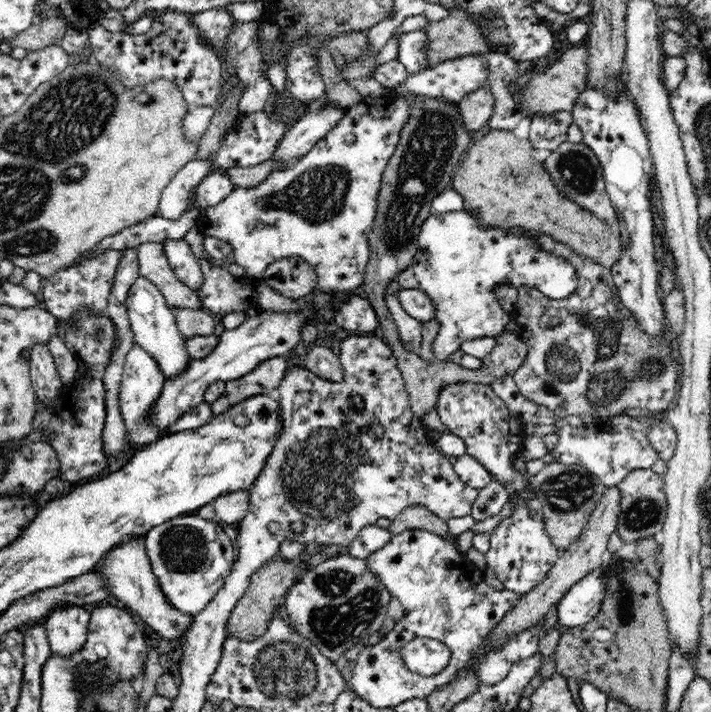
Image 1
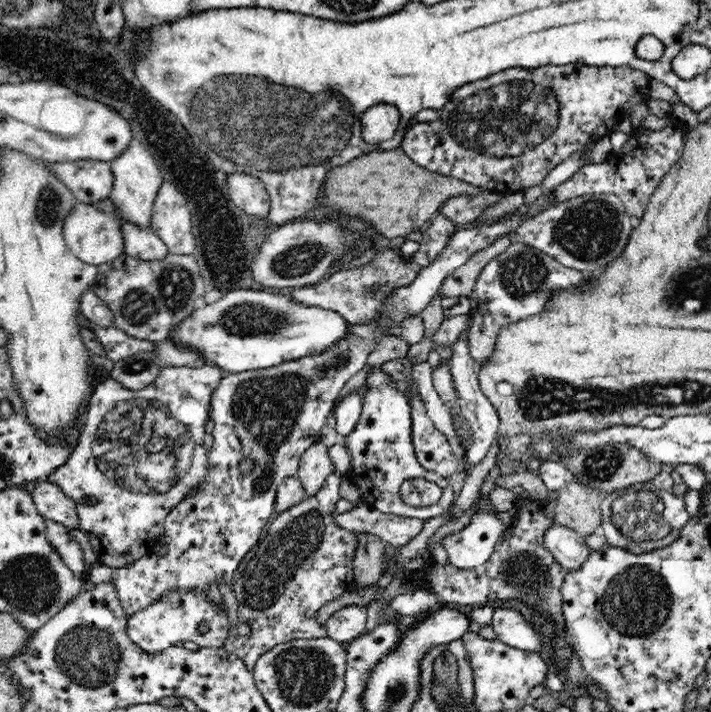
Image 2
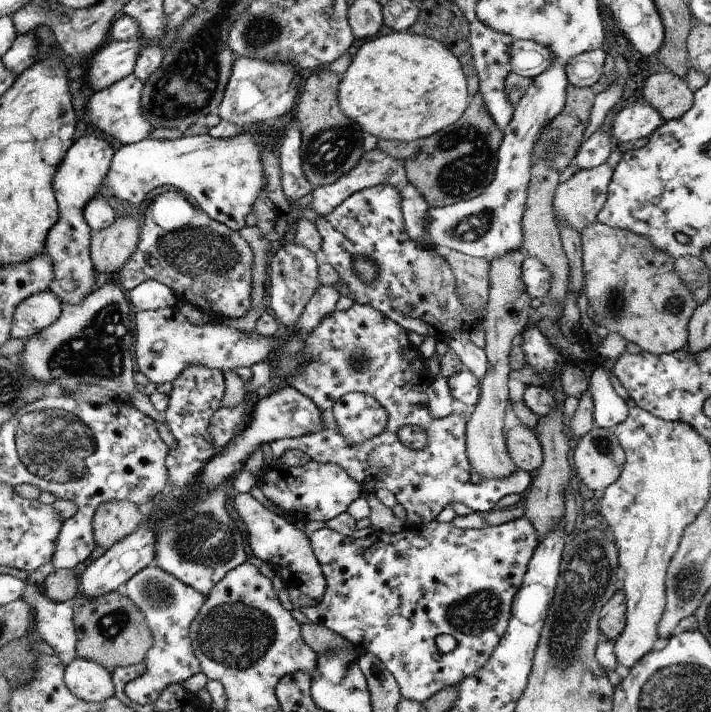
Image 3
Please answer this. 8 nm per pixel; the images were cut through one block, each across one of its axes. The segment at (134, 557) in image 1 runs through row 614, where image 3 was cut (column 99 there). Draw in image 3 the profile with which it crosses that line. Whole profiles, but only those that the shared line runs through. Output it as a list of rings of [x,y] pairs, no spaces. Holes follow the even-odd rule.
[[[93,133],[86,134],[74,142],[54,178],[60,220],[46,238],[46,252],[54,262],[54,280],[50,282],[49,290],[58,296],[63,308],[66,304],[80,304],[94,290],[92,286],[96,282],[96,272],[93,260],[90,260],[90,227],[85,222],[84,211],[106,178],[110,160],[113,160],[112,154],[114,150],[108,140],[96,138]]]

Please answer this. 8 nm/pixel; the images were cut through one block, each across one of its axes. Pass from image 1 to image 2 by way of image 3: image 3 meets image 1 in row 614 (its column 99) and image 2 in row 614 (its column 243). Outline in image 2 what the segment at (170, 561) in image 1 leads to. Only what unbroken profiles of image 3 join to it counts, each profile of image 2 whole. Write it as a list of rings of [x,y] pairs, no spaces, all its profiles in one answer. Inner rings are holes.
[[[176,589],[168,591],[157,600],[137,614],[130,616],[127,620],[126,632],[130,640],[138,645],[146,653],[154,654],[174,646],[177,642],[196,642],[199,648],[222,648],[229,633],[230,619],[228,619],[227,607],[225,604],[216,606],[208,599],[206,591],[201,590],[197,593]],[[201,622],[207,622],[208,631],[198,633],[197,628]]]

